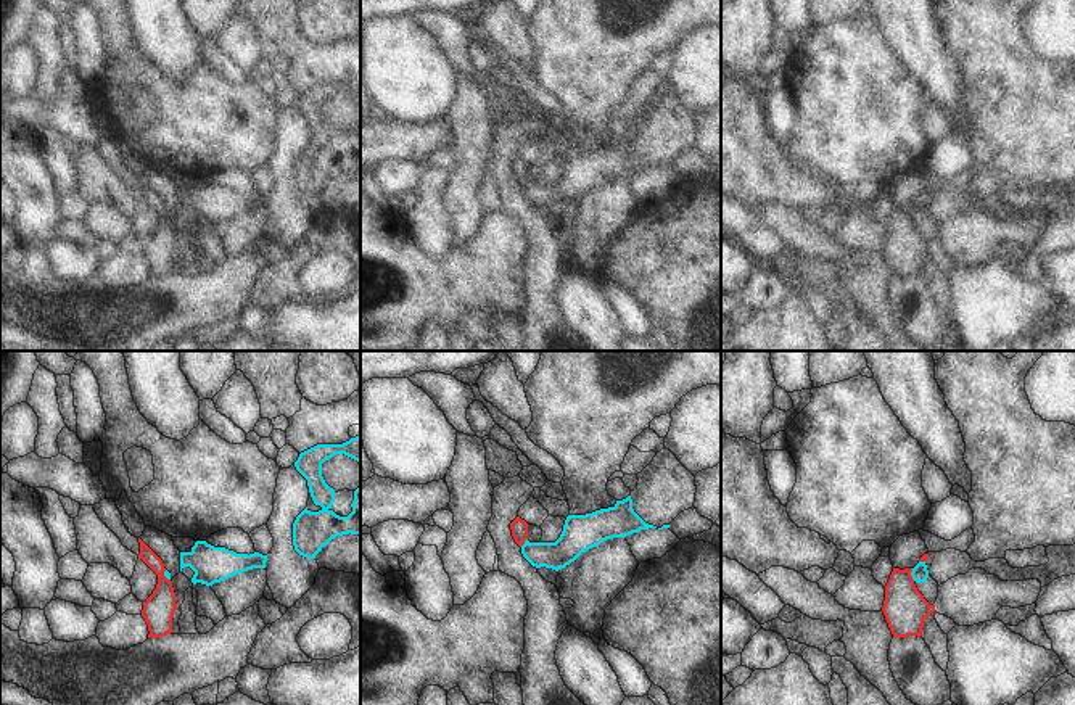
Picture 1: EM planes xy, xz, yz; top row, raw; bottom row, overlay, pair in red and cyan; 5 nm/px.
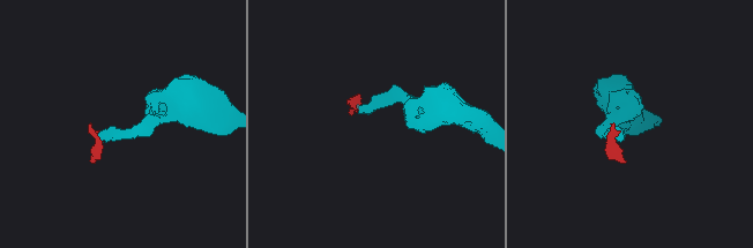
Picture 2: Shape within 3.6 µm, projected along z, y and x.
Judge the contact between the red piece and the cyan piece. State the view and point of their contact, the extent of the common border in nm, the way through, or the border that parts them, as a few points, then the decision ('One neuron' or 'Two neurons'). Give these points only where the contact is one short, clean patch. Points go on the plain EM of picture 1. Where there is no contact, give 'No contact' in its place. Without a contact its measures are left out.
Touches red at yz (910, 214). Shared border 70 nm. Boundary: yz (911, 208), (914, 219). Two neurons.

